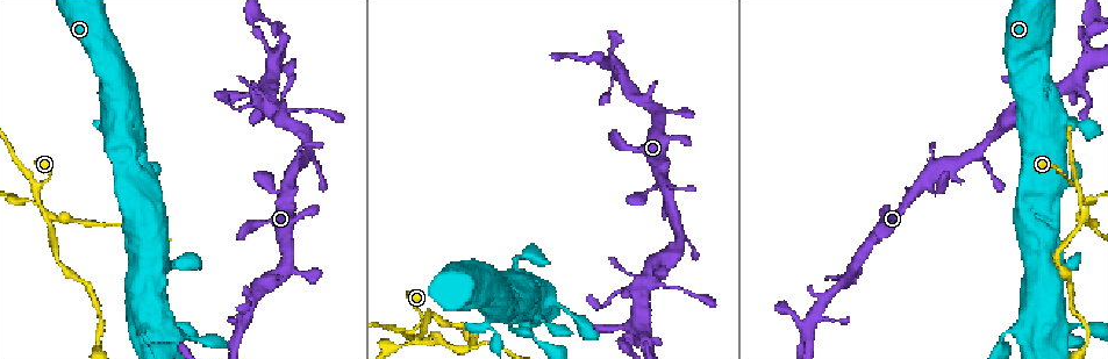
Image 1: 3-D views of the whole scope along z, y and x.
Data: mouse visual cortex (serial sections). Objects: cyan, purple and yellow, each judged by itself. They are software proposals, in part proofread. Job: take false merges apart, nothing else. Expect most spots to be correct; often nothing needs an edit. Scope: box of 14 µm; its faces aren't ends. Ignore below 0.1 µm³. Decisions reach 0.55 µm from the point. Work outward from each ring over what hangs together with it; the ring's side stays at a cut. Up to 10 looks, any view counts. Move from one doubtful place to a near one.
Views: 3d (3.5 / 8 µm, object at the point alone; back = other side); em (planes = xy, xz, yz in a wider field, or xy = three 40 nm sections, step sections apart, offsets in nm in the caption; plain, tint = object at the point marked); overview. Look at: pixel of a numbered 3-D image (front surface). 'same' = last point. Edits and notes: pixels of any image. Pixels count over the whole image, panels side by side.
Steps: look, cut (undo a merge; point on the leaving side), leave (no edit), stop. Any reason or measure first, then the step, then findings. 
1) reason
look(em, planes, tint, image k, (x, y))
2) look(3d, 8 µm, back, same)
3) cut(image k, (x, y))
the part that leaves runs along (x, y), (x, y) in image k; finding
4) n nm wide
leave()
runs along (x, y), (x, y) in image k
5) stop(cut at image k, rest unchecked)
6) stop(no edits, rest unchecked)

four arms meet
look(3d, 3.5 µm, image 1, (44, 215))

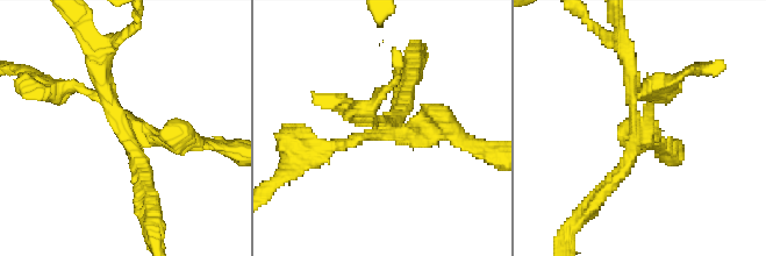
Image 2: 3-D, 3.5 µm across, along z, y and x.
look(em, planes, tint, image 2, (639, 125))

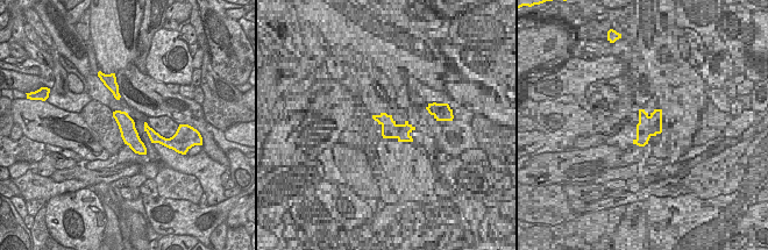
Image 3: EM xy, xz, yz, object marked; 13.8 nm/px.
240 nm wide
cut(image 2, (181, 149))
the part that leaves runs along (135, 132), (160, 142), (235, 149) in image 2; two cells meet here

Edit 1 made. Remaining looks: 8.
look(overview)

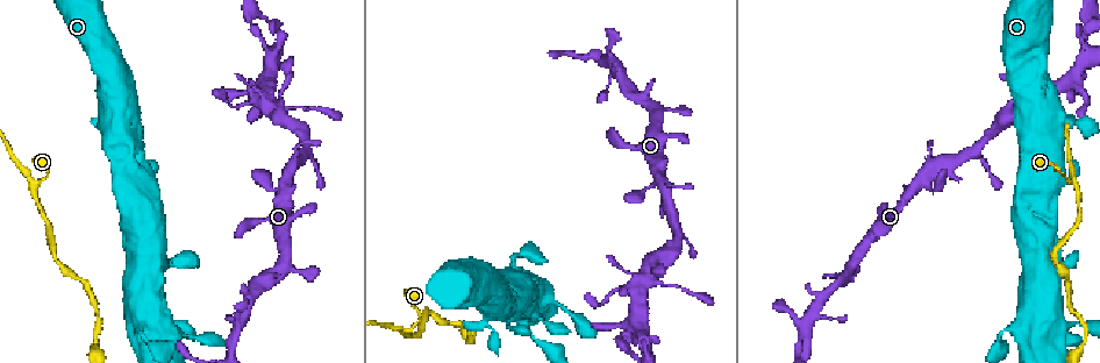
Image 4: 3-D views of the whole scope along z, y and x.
sharp bend
look(3d, 3.5 µm, image 4, (242, 322))

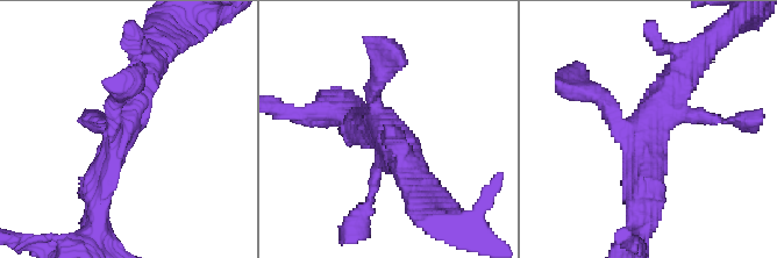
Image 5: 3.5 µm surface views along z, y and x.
look(em, planes, tint, image 5, (647, 126))

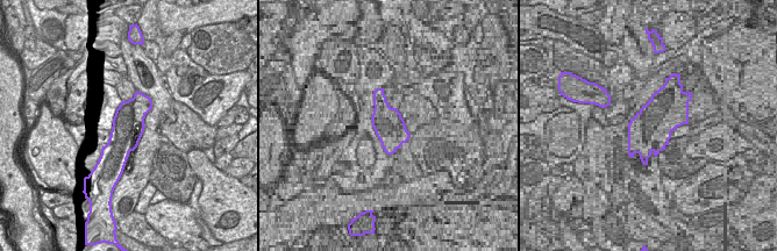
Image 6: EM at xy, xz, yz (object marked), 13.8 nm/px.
440 nm wide
leave()
runs along (145, 66), (95, 194) in image 5; continuous, no second cell

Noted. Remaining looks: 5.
sudden change in width
look(3d, 3.5 µm, image 4, (145, 329))

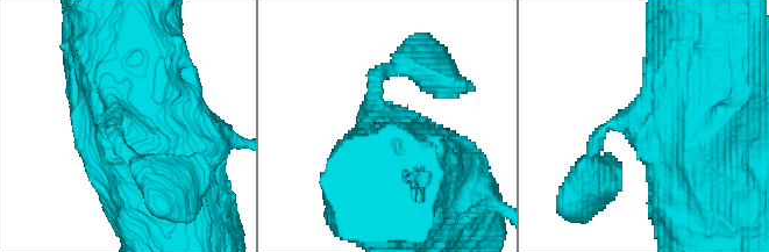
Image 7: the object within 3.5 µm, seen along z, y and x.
now the EM
look(em, planes, tint, image 7, (122, 121))

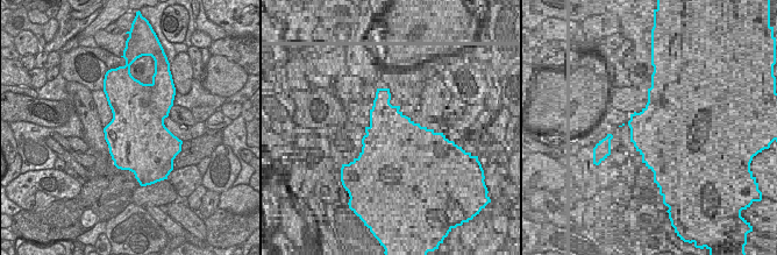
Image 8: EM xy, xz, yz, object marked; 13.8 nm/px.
leave()
runs along (712, 87), (706, 119), (614, 122), (596, 141) in image 7; all the same cell

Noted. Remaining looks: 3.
abrupt turn
look(3d, 3.5 µm, image 4, (1077, 122))

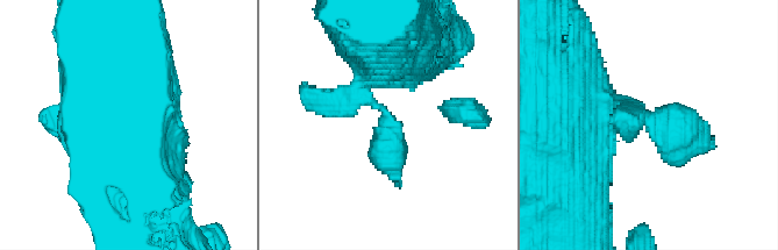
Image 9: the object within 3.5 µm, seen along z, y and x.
leave()
all the same cell

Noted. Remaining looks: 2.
stop(cut at image 2, rest unchecked)

